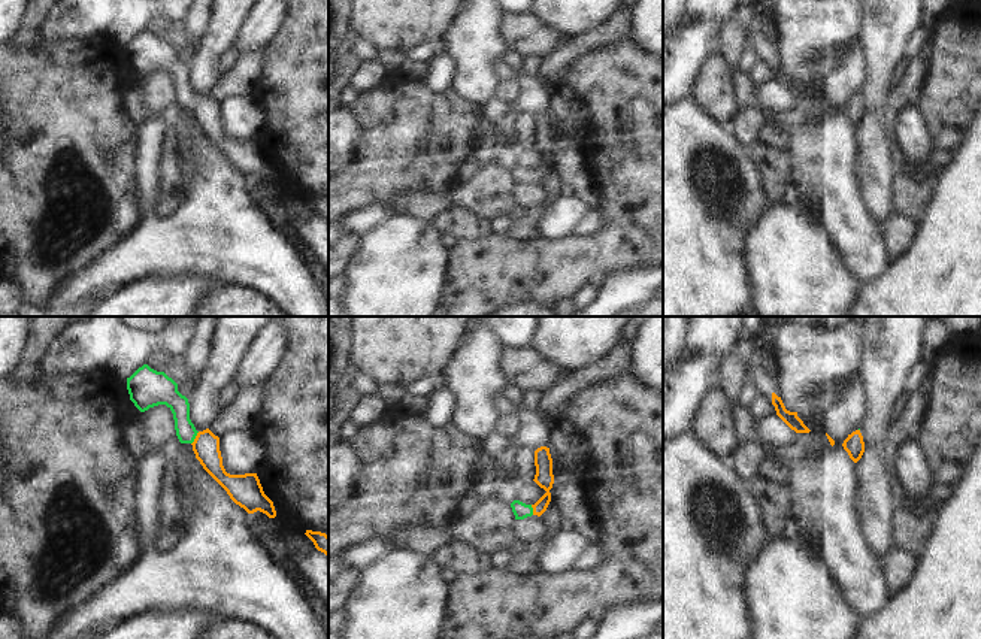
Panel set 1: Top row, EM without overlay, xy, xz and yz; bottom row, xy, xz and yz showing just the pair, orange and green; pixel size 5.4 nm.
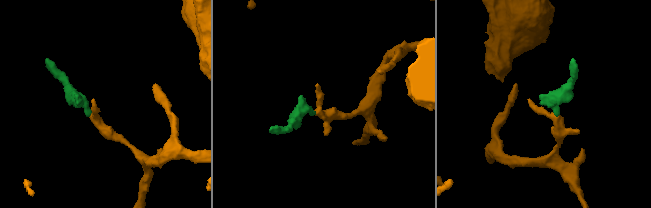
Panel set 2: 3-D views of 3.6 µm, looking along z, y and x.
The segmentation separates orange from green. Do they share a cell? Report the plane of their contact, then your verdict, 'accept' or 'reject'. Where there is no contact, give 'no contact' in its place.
xy | accept

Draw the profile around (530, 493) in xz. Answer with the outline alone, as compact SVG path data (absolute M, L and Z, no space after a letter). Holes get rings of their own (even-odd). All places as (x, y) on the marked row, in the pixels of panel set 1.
M535 481L530 484L518 484L517 500L526 505L535 505L546 491L541 488Z

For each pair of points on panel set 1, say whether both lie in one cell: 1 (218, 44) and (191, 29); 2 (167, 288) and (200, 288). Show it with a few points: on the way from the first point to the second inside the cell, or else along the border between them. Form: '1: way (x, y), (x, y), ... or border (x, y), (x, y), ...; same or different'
1: border (212, 15), (206, 32), (193, 45); different
2: way (175, 288), (193, 288); same

